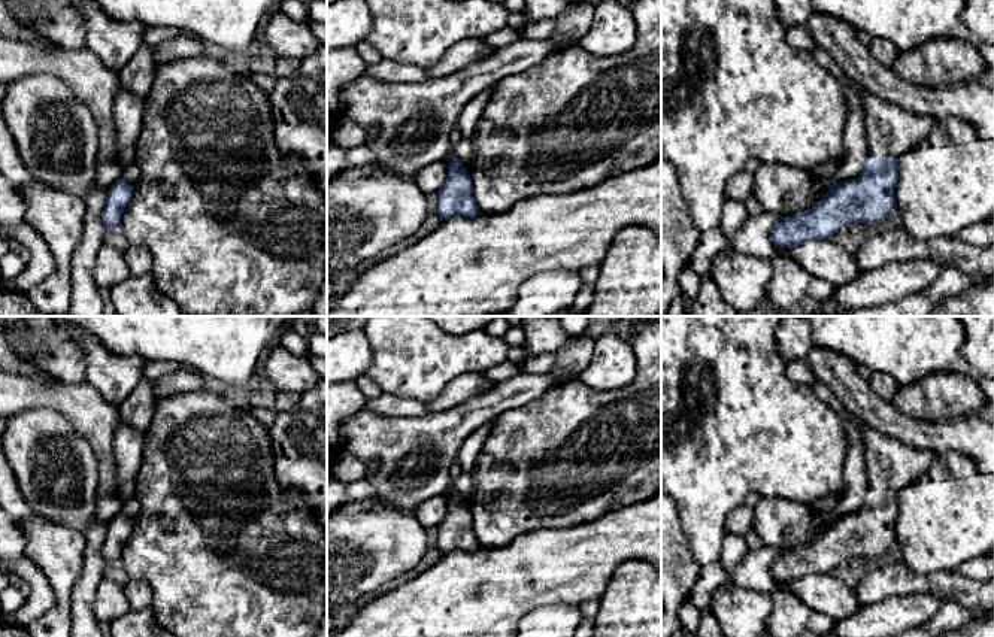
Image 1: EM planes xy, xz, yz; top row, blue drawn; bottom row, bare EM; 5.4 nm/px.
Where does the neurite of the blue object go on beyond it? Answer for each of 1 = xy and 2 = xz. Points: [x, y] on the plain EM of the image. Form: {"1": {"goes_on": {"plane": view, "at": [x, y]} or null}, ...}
{"1": {"goes_on": null}, "2": {"goes_on": null}}

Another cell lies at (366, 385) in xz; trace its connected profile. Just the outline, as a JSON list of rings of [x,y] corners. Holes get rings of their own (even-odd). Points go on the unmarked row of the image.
[[[366,374],[357,377],[355,383],[366,398],[376,398],[384,394],[382,389]]]

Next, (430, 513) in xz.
[[[448,492],[431,497],[415,509],[415,518],[425,527],[436,527],[443,521],[448,512]]]

